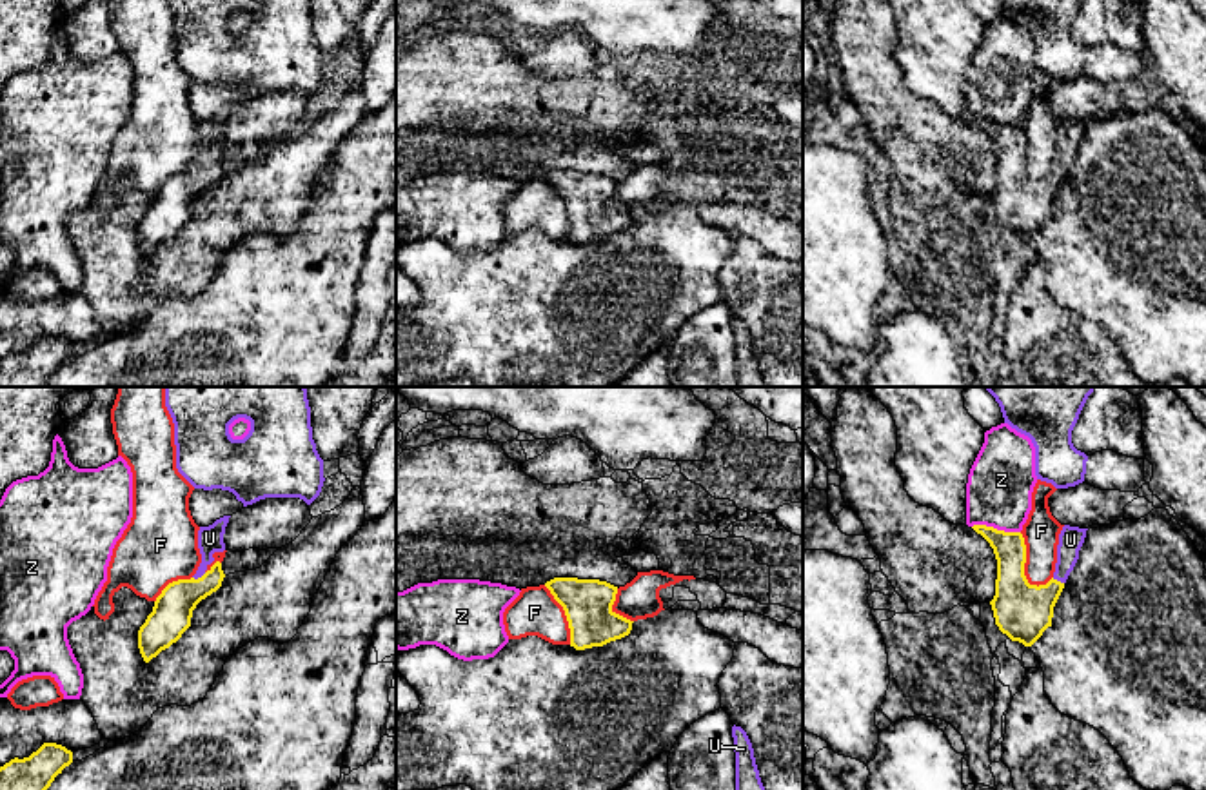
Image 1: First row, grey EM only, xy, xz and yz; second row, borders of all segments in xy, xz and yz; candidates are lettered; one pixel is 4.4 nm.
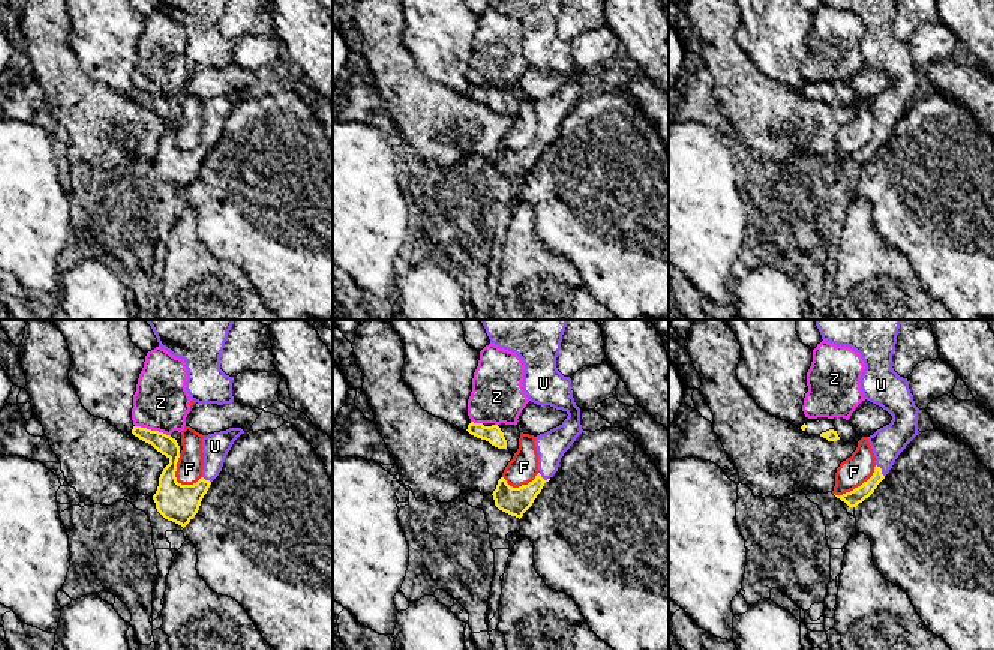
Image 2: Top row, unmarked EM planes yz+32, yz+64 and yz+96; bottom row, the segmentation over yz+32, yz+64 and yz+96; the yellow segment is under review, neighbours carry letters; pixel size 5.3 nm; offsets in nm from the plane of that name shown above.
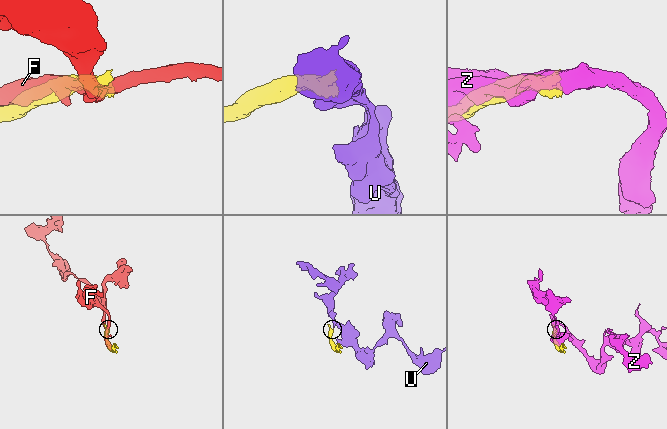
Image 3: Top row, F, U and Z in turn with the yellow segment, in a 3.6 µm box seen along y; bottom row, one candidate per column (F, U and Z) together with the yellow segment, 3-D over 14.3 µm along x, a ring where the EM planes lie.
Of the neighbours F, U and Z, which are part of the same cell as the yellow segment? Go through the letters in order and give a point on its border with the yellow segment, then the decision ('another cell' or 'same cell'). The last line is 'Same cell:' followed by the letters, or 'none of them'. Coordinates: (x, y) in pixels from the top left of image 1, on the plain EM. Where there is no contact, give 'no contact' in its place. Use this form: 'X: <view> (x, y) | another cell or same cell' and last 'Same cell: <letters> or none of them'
F: yz (1023, 158) | another cell
U: xy (198, 171) | same cell
Z: yz (996, 122) | another cell
Same cell: U

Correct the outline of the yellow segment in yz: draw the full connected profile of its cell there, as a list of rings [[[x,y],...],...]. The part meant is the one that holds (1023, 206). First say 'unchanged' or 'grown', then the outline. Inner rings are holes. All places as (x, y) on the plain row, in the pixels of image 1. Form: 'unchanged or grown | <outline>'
grown | [[[986,118],[972,122],[990,136],[997,153],[995,189],[990,194],[995,218],[1012,234],[1032,240],[1052,220],[1053,200],[1079,153],[1088,122],[1063,120],[1053,171],[1039,180],[1024,169],[1026,138],[1021,125]]]

